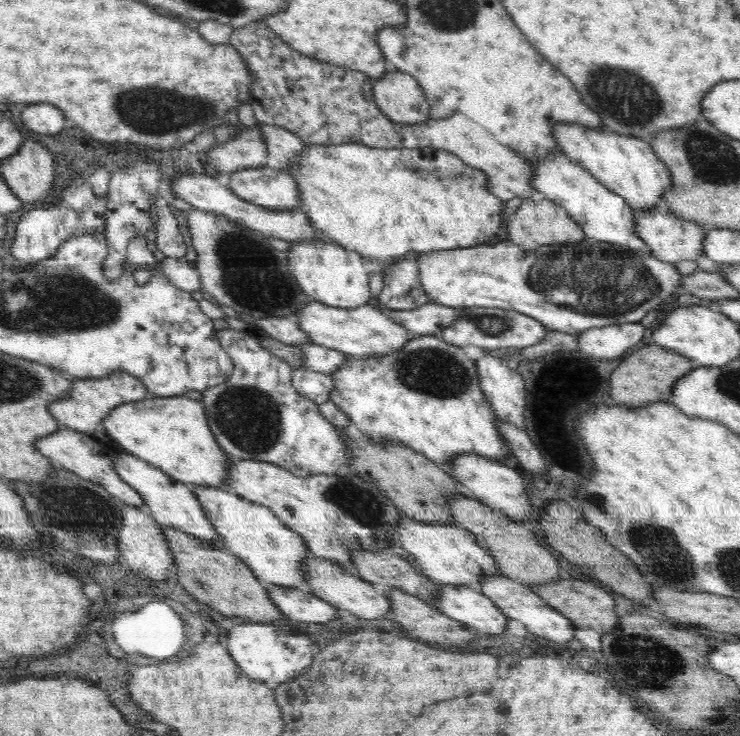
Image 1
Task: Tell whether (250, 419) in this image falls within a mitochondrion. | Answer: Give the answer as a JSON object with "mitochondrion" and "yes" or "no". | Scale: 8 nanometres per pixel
{"mitochondrion":"yes"}

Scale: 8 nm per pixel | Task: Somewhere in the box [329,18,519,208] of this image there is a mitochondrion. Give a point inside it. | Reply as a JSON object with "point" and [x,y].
{"point":[437,171]}

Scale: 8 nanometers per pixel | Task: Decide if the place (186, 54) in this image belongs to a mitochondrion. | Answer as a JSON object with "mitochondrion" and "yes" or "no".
{"mitochondrion":"no"}

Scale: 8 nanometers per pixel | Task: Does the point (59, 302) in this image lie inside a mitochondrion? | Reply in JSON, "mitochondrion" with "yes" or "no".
{"mitochondrion":"yes"}

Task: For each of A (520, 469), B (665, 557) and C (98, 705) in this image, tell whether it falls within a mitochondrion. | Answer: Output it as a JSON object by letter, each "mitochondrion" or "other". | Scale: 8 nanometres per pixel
{"A":"other","B":"mitochondrion","C":"other"}

